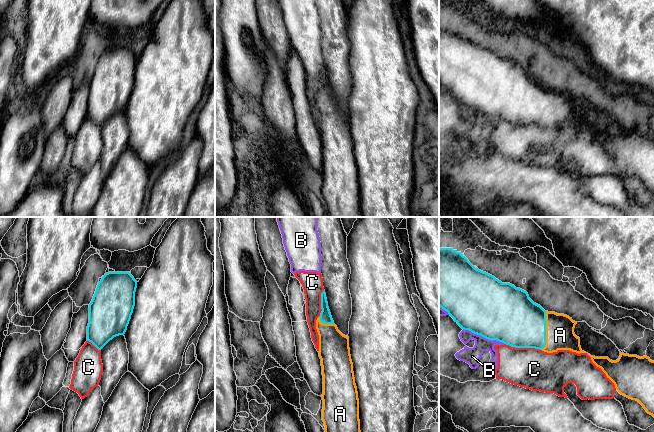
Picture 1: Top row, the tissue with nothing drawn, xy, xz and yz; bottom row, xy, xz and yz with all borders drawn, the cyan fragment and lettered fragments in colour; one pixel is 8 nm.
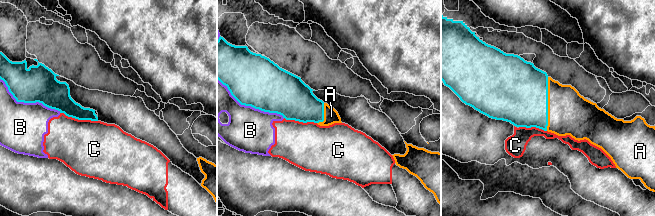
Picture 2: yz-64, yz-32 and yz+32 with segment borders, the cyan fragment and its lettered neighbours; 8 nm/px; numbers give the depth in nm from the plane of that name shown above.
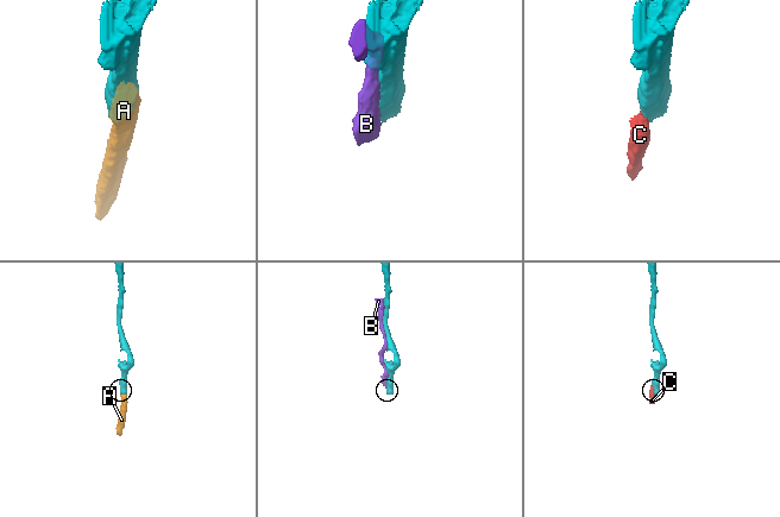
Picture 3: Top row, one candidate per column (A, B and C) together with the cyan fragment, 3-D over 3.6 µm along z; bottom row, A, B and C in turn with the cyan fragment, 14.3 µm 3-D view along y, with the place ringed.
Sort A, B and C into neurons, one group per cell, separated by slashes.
A / B C

